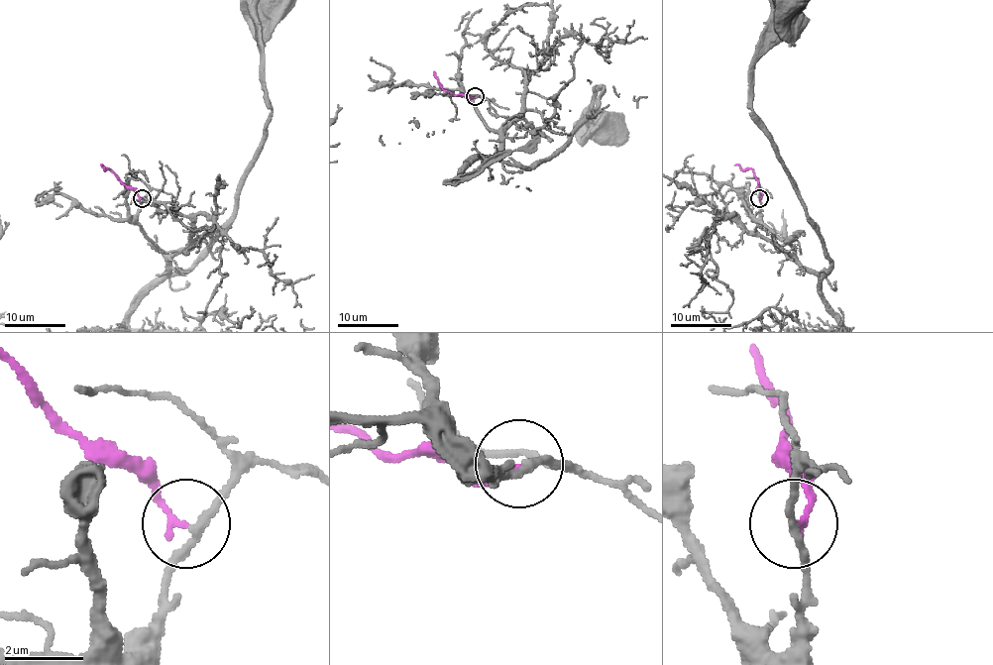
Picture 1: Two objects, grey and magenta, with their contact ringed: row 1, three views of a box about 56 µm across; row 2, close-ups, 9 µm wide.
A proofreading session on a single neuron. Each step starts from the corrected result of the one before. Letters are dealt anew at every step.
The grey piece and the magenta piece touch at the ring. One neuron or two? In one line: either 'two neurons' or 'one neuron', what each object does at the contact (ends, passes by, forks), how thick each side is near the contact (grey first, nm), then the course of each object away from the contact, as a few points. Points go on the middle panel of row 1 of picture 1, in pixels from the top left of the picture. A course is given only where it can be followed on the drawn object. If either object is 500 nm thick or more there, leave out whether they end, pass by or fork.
two neurons; grey passes by; magenta ends; calibres 180 and 160 nm; course grey (476, 96), (499, 158), (524, 166), (571, 138), (597, 88), (592, 122), (607, 127); course magenta (474, 96), (468, 98), (446, 91), (434, 71)

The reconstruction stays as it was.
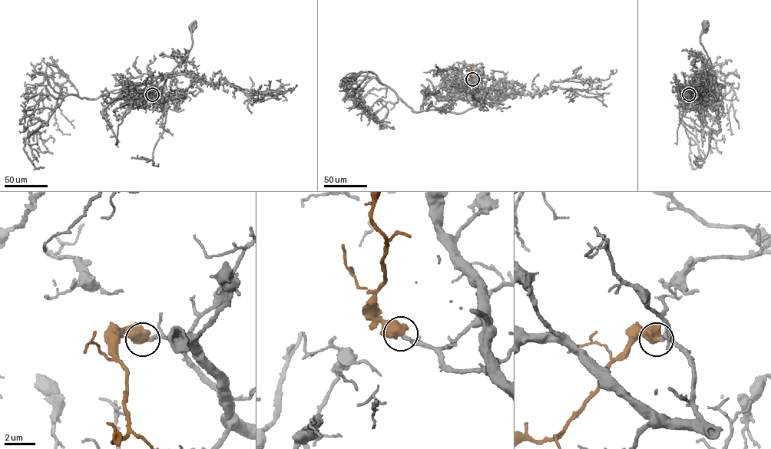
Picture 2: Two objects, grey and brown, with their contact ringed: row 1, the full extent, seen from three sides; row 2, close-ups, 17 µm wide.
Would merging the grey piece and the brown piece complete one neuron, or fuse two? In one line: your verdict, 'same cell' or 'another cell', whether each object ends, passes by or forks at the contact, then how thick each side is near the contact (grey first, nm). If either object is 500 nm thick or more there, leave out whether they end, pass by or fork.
same cell; calibres 260 and 750 nm

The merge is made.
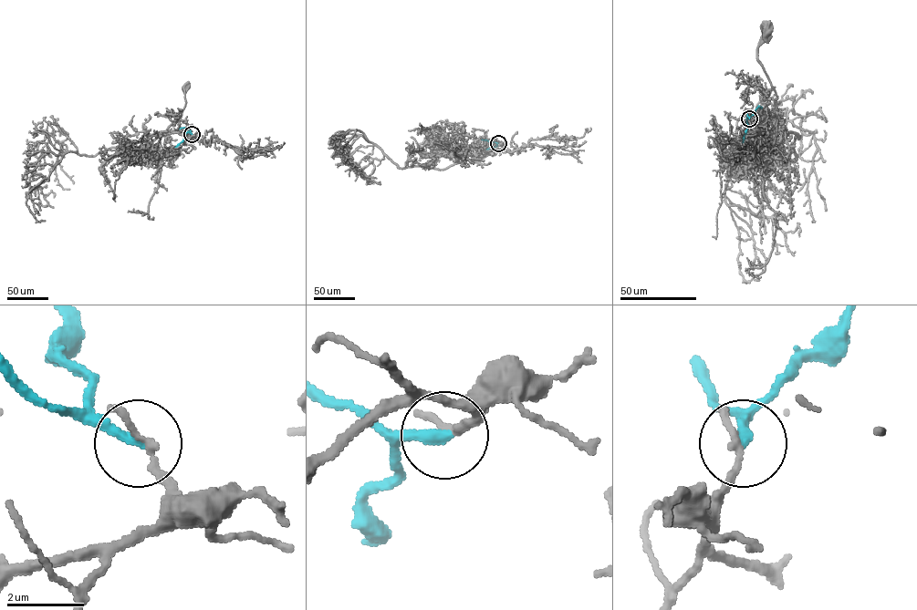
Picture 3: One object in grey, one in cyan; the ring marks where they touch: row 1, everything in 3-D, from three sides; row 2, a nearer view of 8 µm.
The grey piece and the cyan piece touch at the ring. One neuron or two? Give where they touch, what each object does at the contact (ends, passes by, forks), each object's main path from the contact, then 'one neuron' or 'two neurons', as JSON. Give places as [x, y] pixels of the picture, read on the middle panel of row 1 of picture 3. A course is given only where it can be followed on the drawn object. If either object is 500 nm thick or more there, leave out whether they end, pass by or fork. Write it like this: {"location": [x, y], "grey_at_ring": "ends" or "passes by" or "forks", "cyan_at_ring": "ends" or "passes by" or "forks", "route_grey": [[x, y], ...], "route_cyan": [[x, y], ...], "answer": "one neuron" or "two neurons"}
{"location": [498, 143], "grey_at_ring": "ends", "cyan_at_ring": "ends", "route_grey": [[498, 142], [474, 159], [485, 156], [492, 147], [493, 152]], "route_cyan": [[498, 143], [482, 139]], "answer": "two neurons"}

